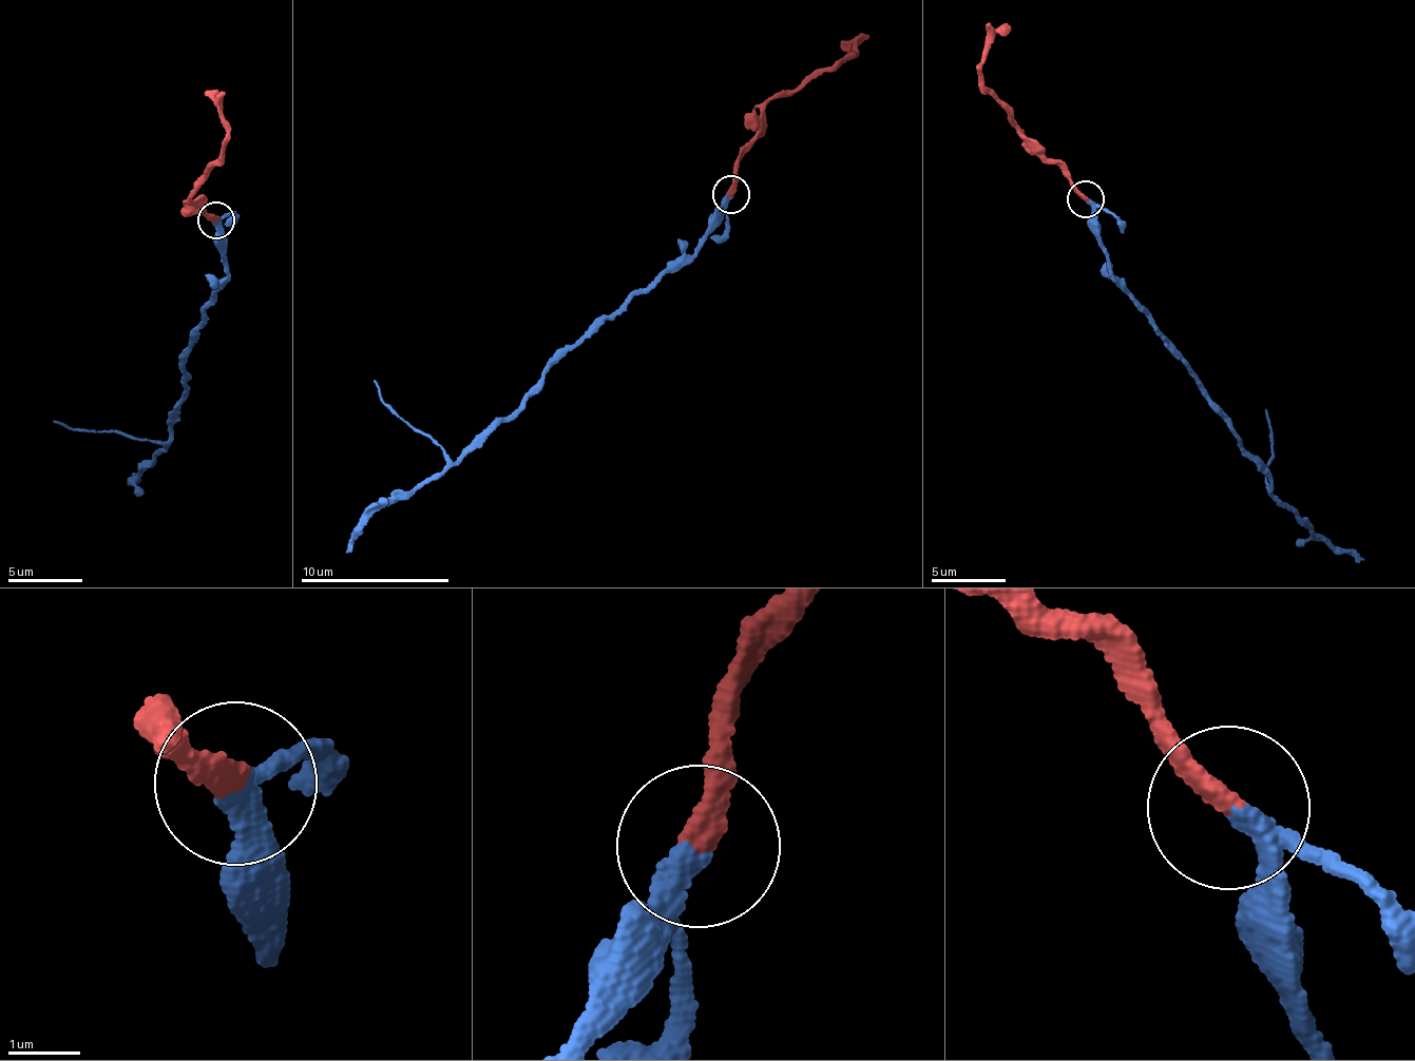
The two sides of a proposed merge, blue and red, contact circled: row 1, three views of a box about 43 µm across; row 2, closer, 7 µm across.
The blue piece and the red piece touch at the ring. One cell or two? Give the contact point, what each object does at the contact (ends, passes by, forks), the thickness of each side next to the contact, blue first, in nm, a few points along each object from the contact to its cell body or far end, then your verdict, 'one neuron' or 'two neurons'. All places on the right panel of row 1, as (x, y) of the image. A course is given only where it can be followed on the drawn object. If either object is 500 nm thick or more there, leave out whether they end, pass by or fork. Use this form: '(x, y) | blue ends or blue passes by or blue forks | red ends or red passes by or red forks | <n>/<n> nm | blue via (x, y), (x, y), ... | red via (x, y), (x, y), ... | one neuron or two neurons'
(1085, 199) | blue passes by | red ends | 260/320 nm | blue via (1084, 201), (1109, 280), (1269, 477), (1270, 501), (1310, 535), (1364, 559) | red via (1084, 198), (1052, 159), (1021, 130), (1013, 109), (981, 85), (983, 53), (1007, 22) | one neuron

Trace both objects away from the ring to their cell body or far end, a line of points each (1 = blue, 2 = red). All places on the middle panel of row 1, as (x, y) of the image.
1: (730, 195), (688, 256), (550, 367), (515, 409), (463, 455), (360, 524), (348, 554)
2: (731, 193), (743, 145), (763, 107), (857, 50), (840, 41)

